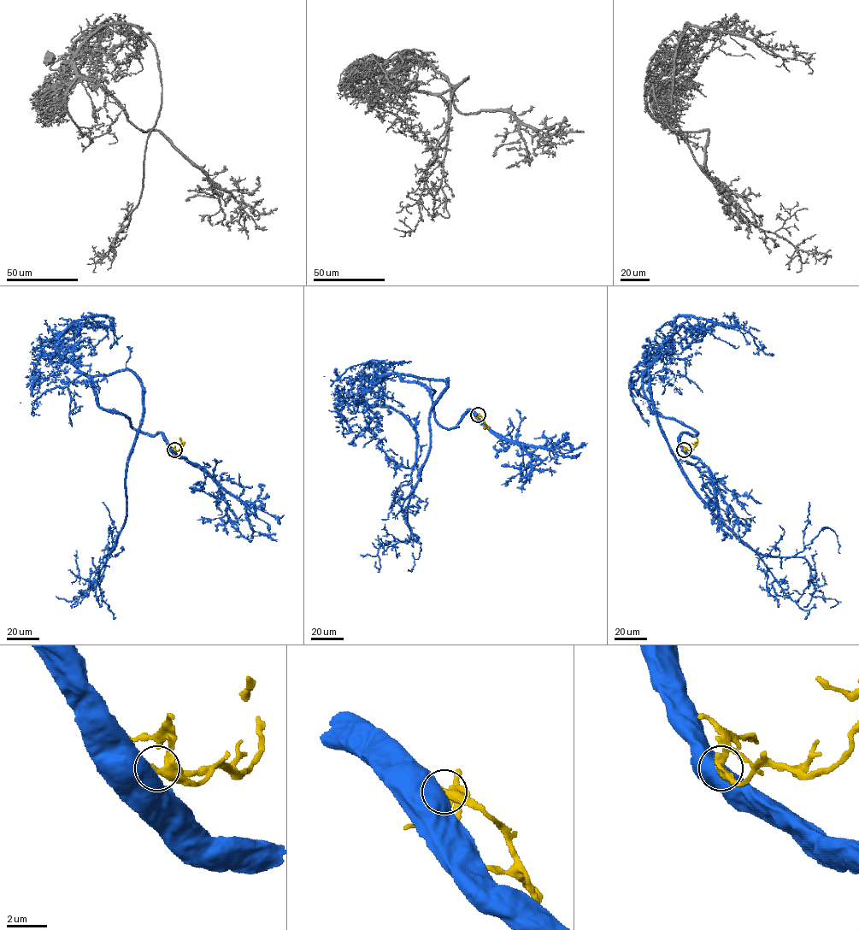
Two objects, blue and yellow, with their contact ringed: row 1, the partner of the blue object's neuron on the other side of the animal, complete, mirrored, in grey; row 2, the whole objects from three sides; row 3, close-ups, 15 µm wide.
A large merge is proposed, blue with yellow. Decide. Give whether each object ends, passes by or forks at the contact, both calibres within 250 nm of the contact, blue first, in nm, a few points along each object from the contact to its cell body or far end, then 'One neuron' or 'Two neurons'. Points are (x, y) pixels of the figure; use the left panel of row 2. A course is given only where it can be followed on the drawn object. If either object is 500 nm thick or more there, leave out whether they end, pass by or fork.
Thickness 900 nm (blue) against 360 nm. Course of blue: (173, 450), (161, 432), (103, 410), (92, 378), (130, 370), (143, 415), (124, 525), (103, 573), (71, 607). Course of yellow: (173, 450), (182, 448), (179, 437). Two neurons

